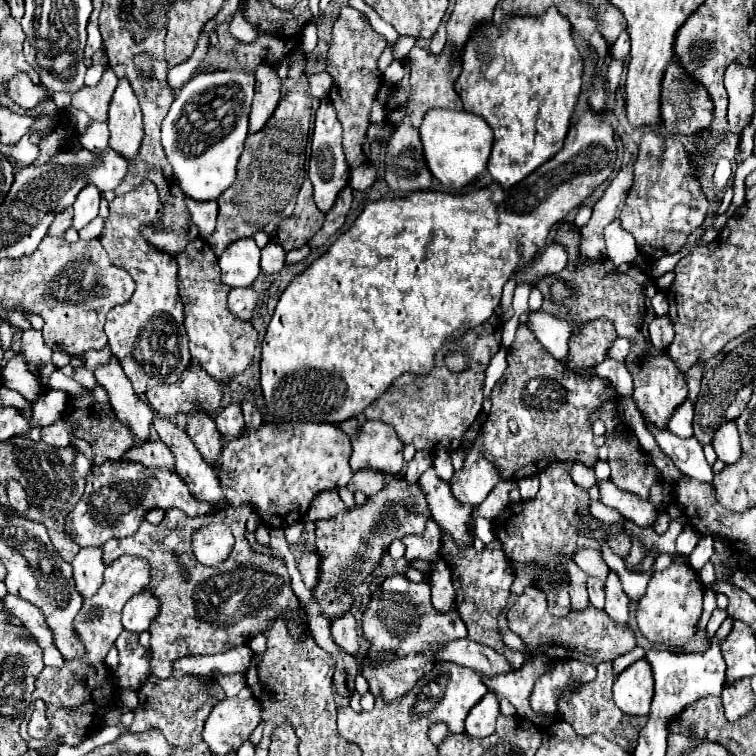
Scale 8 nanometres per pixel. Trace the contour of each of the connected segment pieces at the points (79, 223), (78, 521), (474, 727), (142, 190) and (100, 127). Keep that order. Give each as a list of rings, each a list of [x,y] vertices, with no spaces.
[[[84,187],[84,191],[80,191],[74,203],[72,227],[76,231],[86,227],[98,215],[98,205],[100,205],[100,193],[96,191],[96,187]]]
[[[108,461],[100,467],[92,467],[92,473],[86,479],[86,491],[76,507],[66,519],[68,535],[78,545],[104,545],[110,537],[124,537],[128,531],[136,531],[146,511],[152,507],[158,509],[180,509],[188,517],[208,515],[218,505],[202,503],[192,499],[184,479],[174,469],[150,469],[132,461]]]
[[[486,693],[484,699],[482,699],[480,703],[476,703],[476,705],[472,707],[472,711],[468,713],[464,735],[468,735],[470,739],[492,735],[492,731],[494,731],[494,727],[496,727],[496,717],[498,717],[498,715],[500,715],[498,697]]]
[[[150,181],[140,183],[138,187],[134,187],[132,191],[124,193],[124,195],[116,195],[110,203],[108,203],[108,217],[104,219],[104,229],[100,233],[100,243],[104,247],[104,251],[108,253],[110,261],[116,267],[126,269],[132,279],[136,281],[136,291],[130,297],[128,303],[118,305],[116,309],[112,309],[106,317],[106,327],[104,333],[108,337],[108,345],[114,353],[114,357],[120,361],[126,377],[132,381],[134,393],[140,397],[144,395],[148,389],[156,387],[156,385],[172,385],[176,383],[184,369],[188,369],[190,365],[190,351],[188,351],[188,335],[184,331],[184,309],[180,307],[180,301],[176,297],[176,289],[178,289],[178,267],[176,261],[172,259],[172,255],[154,249],[152,245],[148,245],[142,239],[140,229],[148,223],[154,223],[160,217],[162,205],[160,205],[159,195],[156,186]]]
[[[92,121],[88,129],[80,135],[80,145],[90,151],[104,151],[108,147],[108,127],[106,123]]]

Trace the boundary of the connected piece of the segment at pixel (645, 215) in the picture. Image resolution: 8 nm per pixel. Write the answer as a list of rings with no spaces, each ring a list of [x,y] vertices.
[[[644,131],[640,153],[634,163],[634,183],[620,215],[622,227],[634,235],[638,251],[648,261],[678,252],[688,235],[706,219],[708,207],[710,205],[702,193],[700,181],[692,177],[686,147],[676,139],[656,135],[654,131]]]

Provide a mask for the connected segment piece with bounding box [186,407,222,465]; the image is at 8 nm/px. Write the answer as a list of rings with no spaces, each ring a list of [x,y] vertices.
[[[198,407],[198,411],[188,415],[186,421],[186,433],[196,445],[196,449],[202,453],[204,461],[208,465],[216,463],[216,455],[220,455],[220,433],[214,425],[214,419]]]

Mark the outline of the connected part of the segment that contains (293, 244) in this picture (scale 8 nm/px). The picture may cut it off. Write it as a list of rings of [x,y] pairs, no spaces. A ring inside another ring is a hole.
[[[306,179],[296,195],[296,205],[292,215],[278,223],[270,239],[272,241],[276,239],[284,247],[284,251],[304,247],[308,239],[322,227],[322,223],[324,223],[324,215],[320,215],[312,197],[312,187]]]

